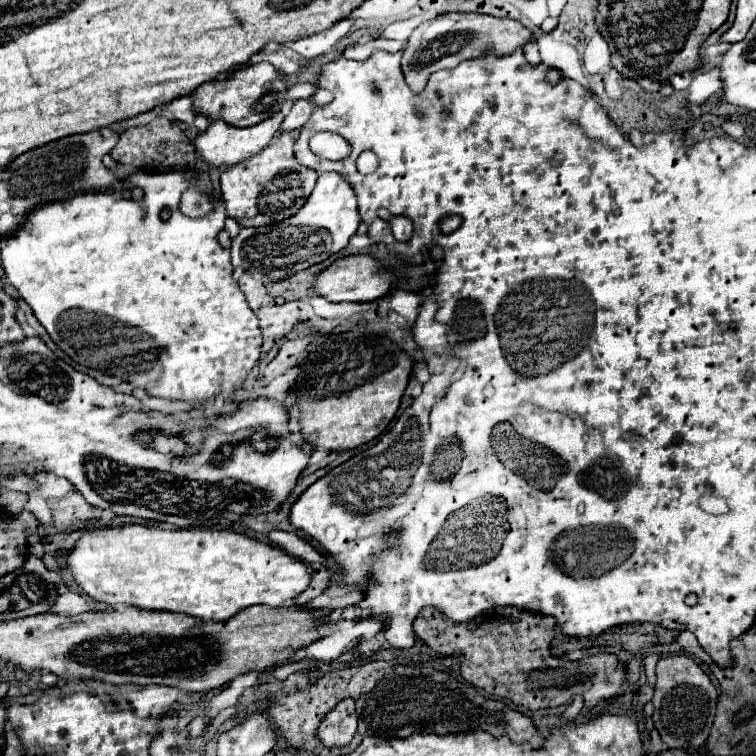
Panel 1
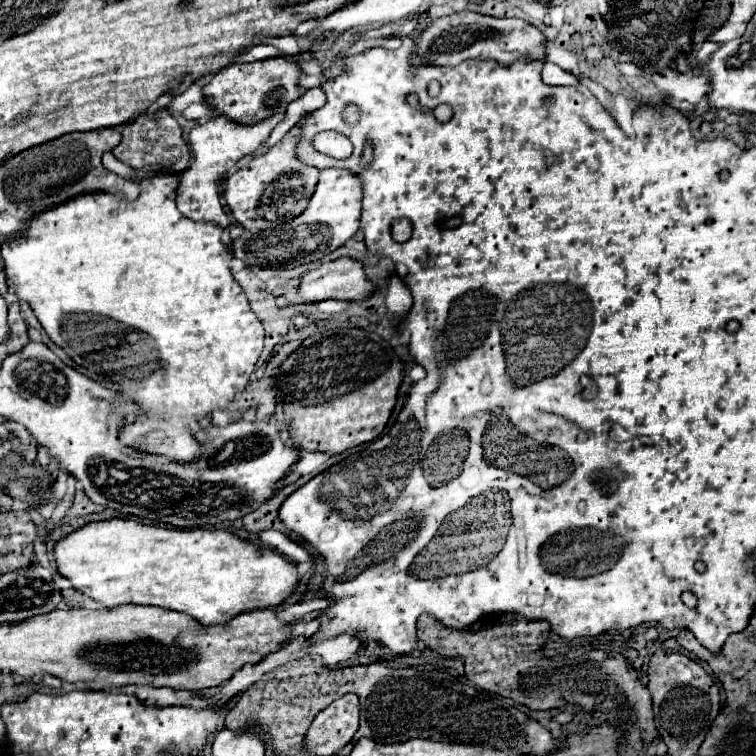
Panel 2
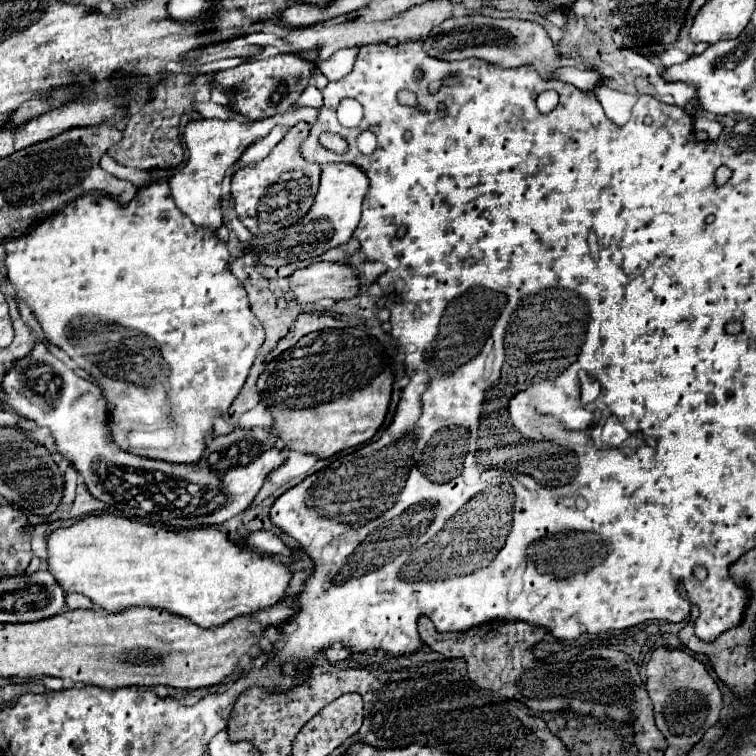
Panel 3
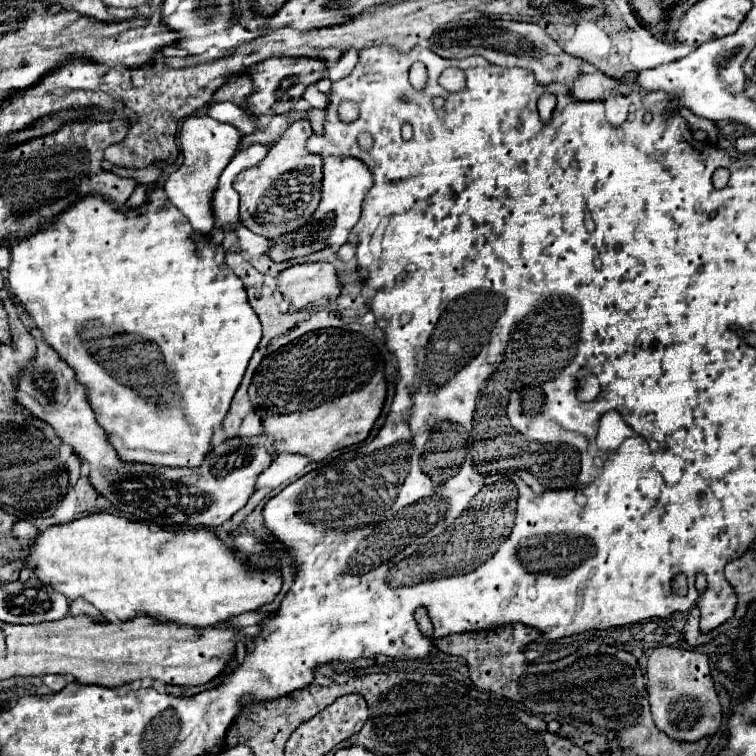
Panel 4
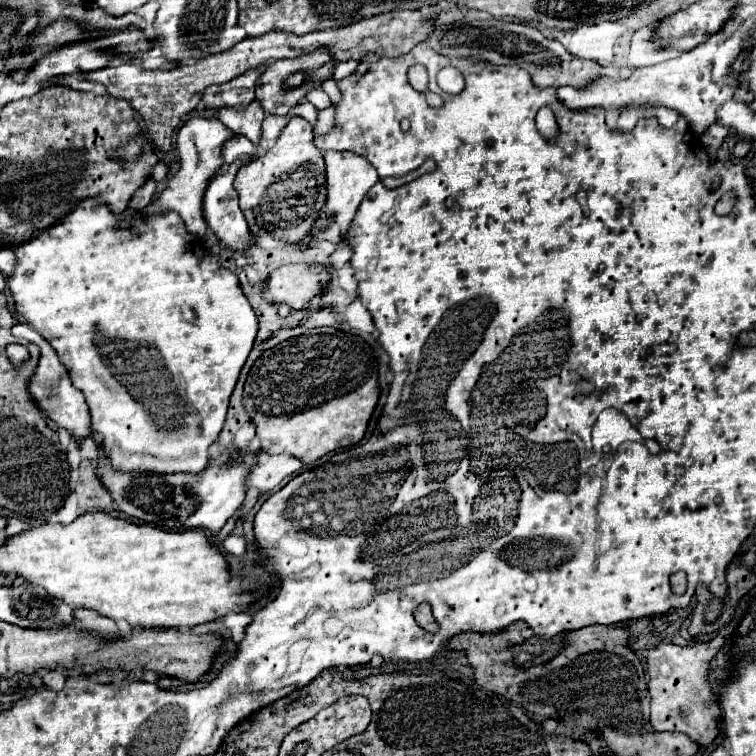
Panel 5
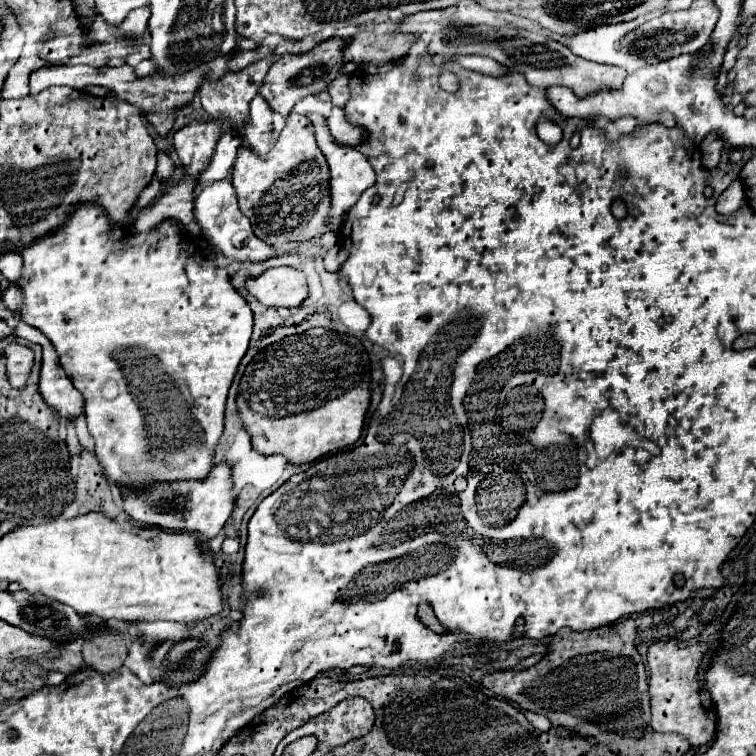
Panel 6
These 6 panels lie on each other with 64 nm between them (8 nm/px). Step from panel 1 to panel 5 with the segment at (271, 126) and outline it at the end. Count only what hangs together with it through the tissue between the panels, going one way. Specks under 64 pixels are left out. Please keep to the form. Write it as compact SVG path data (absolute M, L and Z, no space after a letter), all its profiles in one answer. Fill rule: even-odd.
M333 105L318 111L318 122L314 125L314 135L324 135L334 128L335 107ZM190 118L176 134L176 148L180 154L180 170L176 172L176 178L170 178L166 190L158 196L158 200L154 200L152 204L148 204L144 208L144 214L152 216L152 214L160 214L160 212L176 212L182 216L186 228L190 234L196 236L204 236L206 234L206 224L200 212L200 200L204 196L204 188L208 184L208 180L216 174L216 170L220 168L222 160L220 160L220 148L222 144L232 138L232 130L228 130L218 118Z

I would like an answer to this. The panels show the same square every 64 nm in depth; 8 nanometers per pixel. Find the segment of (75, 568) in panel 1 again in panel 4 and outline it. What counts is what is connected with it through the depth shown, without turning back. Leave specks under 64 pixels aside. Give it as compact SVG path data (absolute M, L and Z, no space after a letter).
M96 512L68 524L48 526L46 530L38 532L38 536L24 550L24 568L32 570L38 582L50 584L50 588L64 594L68 602L84 598L102 614L112 614L112 618L122 622L130 622L138 614L144 614L162 624L196 628L214 626L224 622L228 616L250 612L272 602L282 586L278 574L246 570L242 560L208 528L170 532L162 528L148 528L144 522L134 522L108 512Z

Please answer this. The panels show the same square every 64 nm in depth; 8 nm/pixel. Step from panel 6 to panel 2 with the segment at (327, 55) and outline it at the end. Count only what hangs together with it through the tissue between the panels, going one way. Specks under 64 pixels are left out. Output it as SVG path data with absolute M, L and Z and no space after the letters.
M288 56L266 58L252 64L232 64L222 68L210 84L204 86L204 96L220 114L226 114L240 124L256 124L278 112L286 112L288 104L300 98L300 76L302 68Z

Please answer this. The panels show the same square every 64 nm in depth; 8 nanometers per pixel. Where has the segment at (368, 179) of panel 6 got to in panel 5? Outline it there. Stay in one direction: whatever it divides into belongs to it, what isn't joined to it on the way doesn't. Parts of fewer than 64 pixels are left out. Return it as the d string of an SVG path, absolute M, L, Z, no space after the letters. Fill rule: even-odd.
M306 104L306 106L296 106L290 116L302 116L306 118L310 124L316 124L318 122L318 110L312 106L312 104ZM328 150L328 152L324 152L324 160L326 160L326 190L328 190L328 194L326 194L324 212L320 212L320 220L316 222L316 228L312 228L312 234L328 232L326 238L336 244L344 238L360 200L378 182L378 174L374 168L370 168L370 164L362 156L358 156L354 152Z

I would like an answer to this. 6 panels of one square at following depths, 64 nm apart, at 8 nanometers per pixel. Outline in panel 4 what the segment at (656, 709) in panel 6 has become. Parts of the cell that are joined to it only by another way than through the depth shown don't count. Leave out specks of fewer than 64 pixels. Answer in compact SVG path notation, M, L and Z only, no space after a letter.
M658 646L648 658L648 684L652 720L674 740L696 742L714 736L722 724L722 708L710 676L710 656L698 648Z

